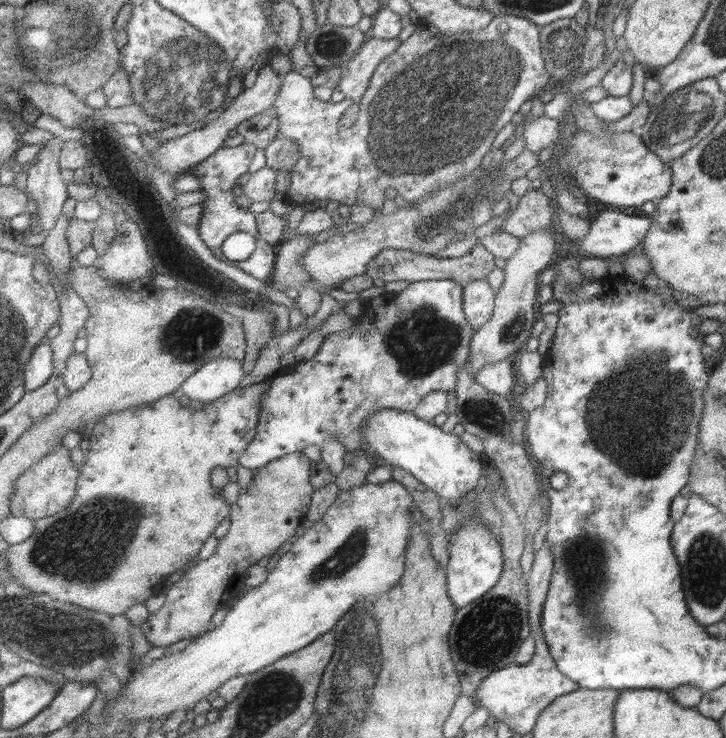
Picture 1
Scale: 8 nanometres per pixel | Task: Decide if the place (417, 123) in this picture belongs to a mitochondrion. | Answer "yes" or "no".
yes

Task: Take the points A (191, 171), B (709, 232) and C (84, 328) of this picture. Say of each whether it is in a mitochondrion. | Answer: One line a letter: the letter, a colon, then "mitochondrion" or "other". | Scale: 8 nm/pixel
A: other
B: other
C: other

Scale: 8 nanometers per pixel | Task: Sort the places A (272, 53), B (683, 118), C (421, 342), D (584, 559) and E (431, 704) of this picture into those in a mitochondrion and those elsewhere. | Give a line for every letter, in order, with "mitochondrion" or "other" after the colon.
A: other
B: mitochondrion
C: mitochondrion
D: mitochondrion
E: other

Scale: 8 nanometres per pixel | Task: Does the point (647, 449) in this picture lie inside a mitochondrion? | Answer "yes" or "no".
yes

